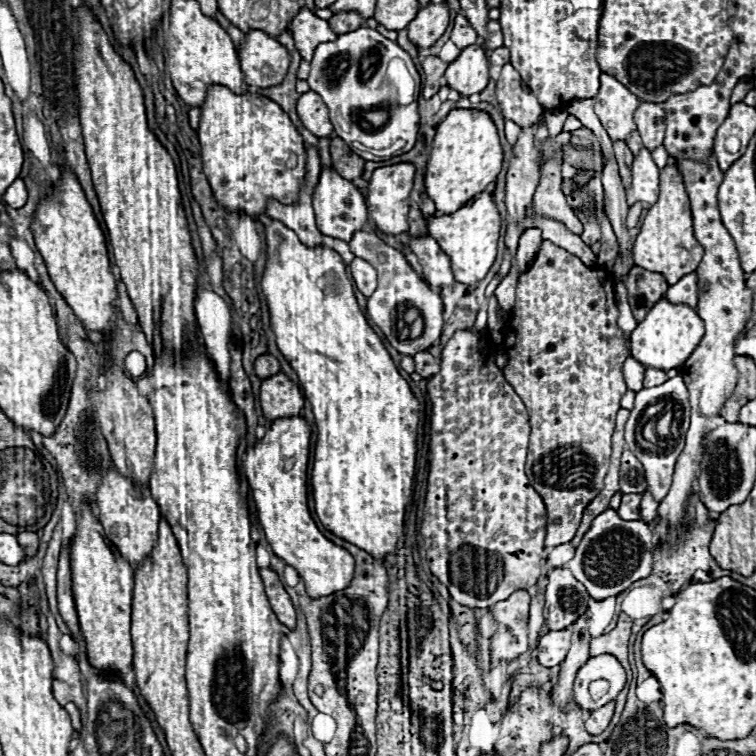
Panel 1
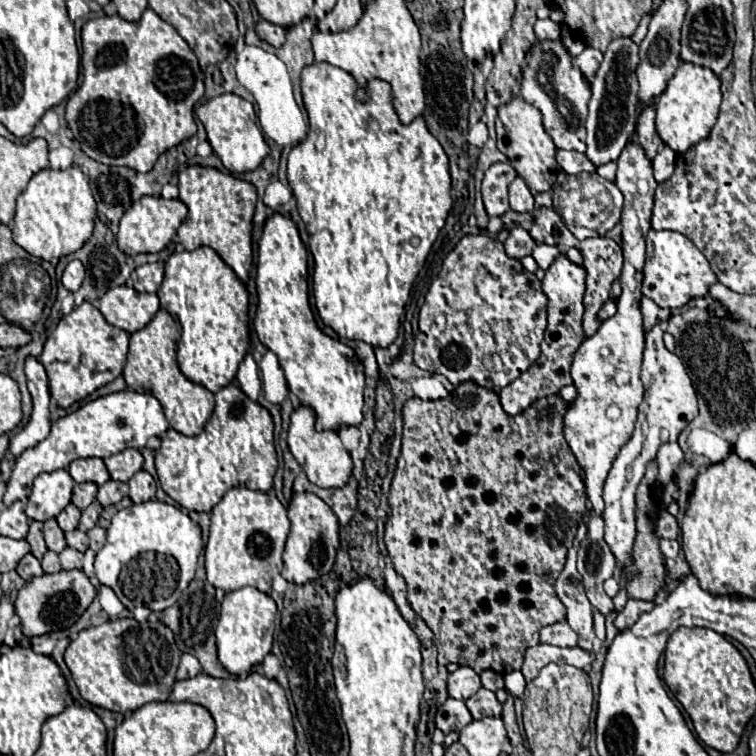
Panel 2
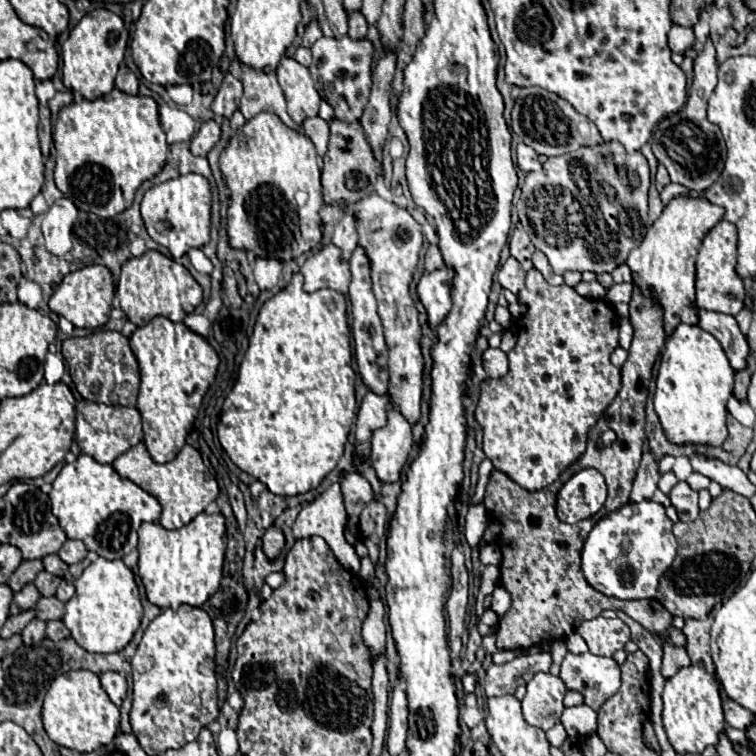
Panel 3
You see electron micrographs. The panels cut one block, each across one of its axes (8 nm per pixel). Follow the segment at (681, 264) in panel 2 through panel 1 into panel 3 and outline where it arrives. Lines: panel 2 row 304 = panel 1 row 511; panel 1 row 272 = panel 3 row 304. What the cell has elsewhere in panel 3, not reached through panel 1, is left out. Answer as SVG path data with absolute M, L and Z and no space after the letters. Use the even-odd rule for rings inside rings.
M720 220L702 240L696 260L696 304L706 310L724 312L724 314L738 314L746 300L746 286L744 280L736 272L736 226L732 222Z

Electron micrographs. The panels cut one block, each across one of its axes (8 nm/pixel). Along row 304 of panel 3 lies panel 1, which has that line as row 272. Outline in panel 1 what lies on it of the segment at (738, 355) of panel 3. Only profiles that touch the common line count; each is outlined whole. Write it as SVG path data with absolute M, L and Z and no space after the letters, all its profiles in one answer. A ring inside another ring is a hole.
M692 272L690 276L684 276L678 284L670 286L666 292L666 298L674 304L688 304L690 308L696 308L700 292L702 290L698 286L698 274Z

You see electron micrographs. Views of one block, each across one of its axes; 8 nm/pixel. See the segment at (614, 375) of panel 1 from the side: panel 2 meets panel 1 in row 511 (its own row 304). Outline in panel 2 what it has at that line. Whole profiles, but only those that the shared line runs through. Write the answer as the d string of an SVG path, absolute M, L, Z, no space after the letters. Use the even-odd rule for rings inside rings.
M564 252L554 260L554 264L546 270L546 276L542 280L542 292L548 298L548 328L542 340L542 354L540 358L514 382L504 386L498 396L500 404L506 414L516 416L524 412L532 402L544 396L558 394L560 388L570 386L570 362L574 358L574 350L586 340L584 328L582 328L582 316L584 316L584 292L586 292L586 270L584 266L578 266L566 258Z

